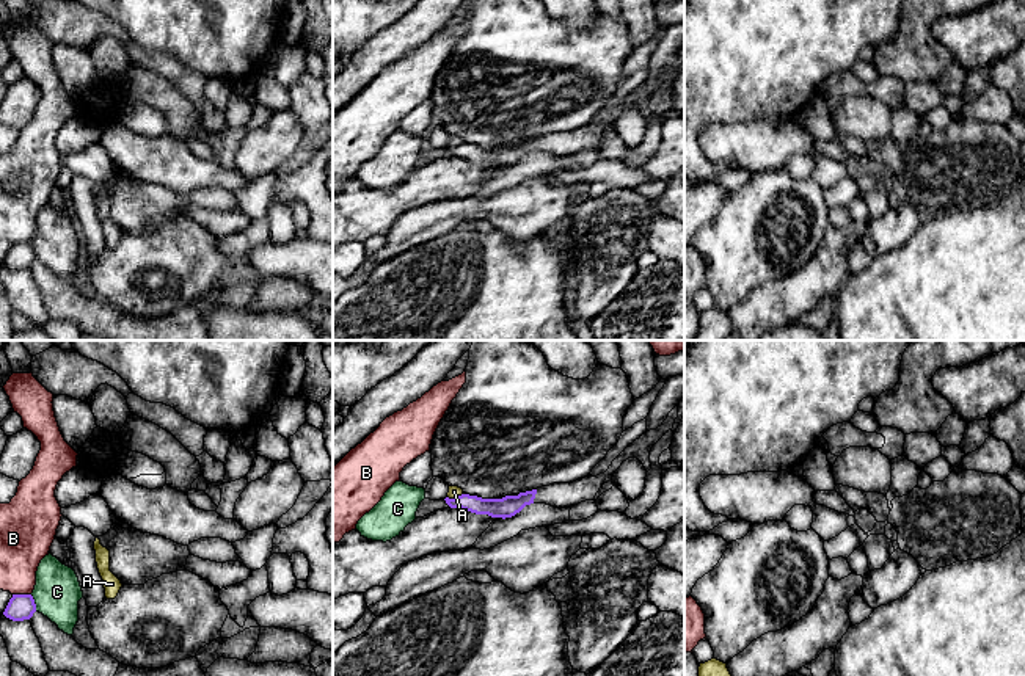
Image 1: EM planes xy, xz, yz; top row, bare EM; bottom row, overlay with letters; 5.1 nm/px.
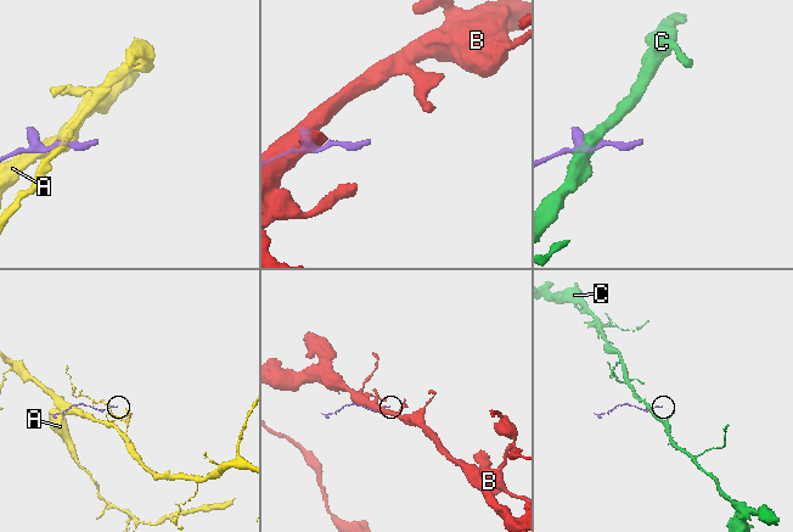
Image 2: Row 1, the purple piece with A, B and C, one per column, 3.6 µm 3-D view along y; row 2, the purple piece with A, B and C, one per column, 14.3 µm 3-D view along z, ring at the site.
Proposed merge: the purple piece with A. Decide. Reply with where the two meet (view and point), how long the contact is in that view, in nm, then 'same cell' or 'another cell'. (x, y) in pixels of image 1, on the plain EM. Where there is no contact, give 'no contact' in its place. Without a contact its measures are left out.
meets purple in xz at (455, 146); contact 90 nm long; another cell

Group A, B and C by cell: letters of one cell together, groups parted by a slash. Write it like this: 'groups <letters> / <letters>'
groups A / B / C

